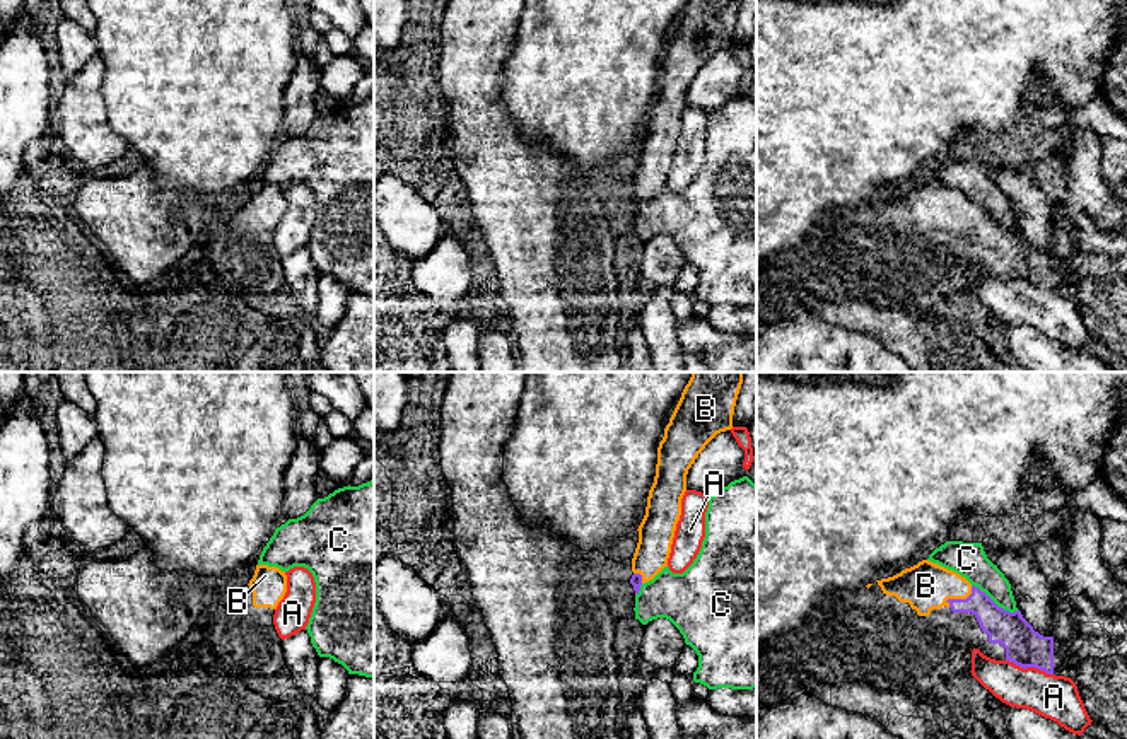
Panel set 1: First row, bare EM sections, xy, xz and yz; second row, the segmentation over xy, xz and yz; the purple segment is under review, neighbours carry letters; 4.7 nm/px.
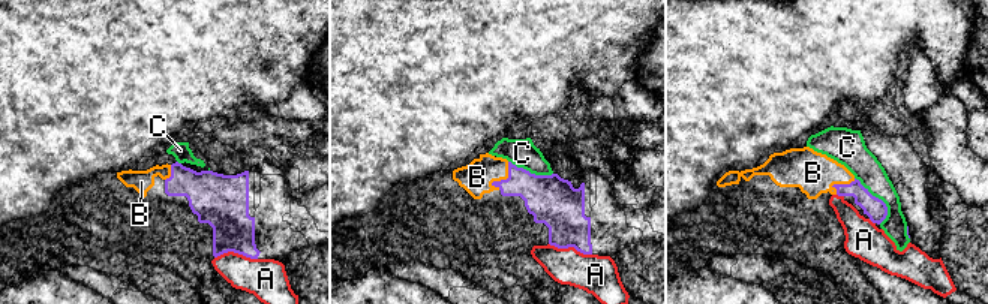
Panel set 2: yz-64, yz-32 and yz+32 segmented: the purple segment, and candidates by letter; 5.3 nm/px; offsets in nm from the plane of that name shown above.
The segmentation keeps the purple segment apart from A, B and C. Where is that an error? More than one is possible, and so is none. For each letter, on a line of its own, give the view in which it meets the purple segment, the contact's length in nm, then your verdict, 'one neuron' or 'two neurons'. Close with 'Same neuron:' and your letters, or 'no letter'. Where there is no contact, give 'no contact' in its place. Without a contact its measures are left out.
A: meets purple in yz; contact 240 nm long; two neurons
B: meets purple in yz; contact 160 nm long; one neuron
C: meets purple in yz; contact 260 nm long; two neurons
Same neuron: B

